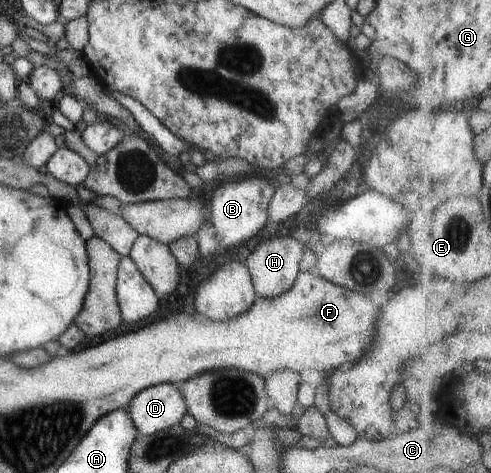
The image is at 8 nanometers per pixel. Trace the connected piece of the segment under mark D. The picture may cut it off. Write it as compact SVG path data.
M160 383L133 395L125 409L139 434L148 436L181 421L187 411L180 387L181 383Z

